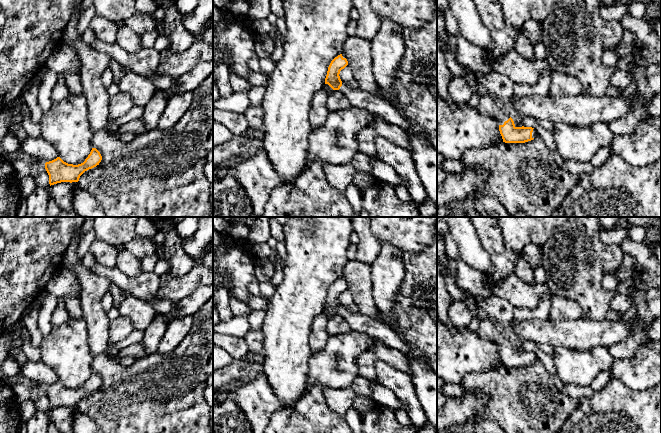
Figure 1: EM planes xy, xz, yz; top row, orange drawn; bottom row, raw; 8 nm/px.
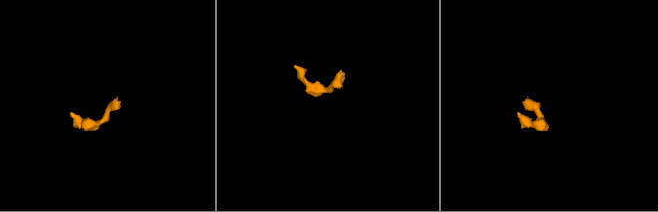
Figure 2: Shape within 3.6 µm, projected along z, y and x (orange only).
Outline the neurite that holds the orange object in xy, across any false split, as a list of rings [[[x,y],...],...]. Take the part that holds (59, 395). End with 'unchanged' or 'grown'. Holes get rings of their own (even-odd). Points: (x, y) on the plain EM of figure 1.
[[[92,372],[85,385],[78,389],[68,388],[60,381],[46,386],[45,393],[49,399],[49,408],[54,409],[61,406],[78,406],[80,400],[87,394],[99,389],[102,384],[100,376]]] | unchanged

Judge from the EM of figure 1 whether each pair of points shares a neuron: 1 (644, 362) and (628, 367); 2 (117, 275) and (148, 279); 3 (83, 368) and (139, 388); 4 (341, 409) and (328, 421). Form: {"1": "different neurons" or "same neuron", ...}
{"1": "same neuron", "2": "same neuron", "3": "different neurons", "4": "different neurons"}

